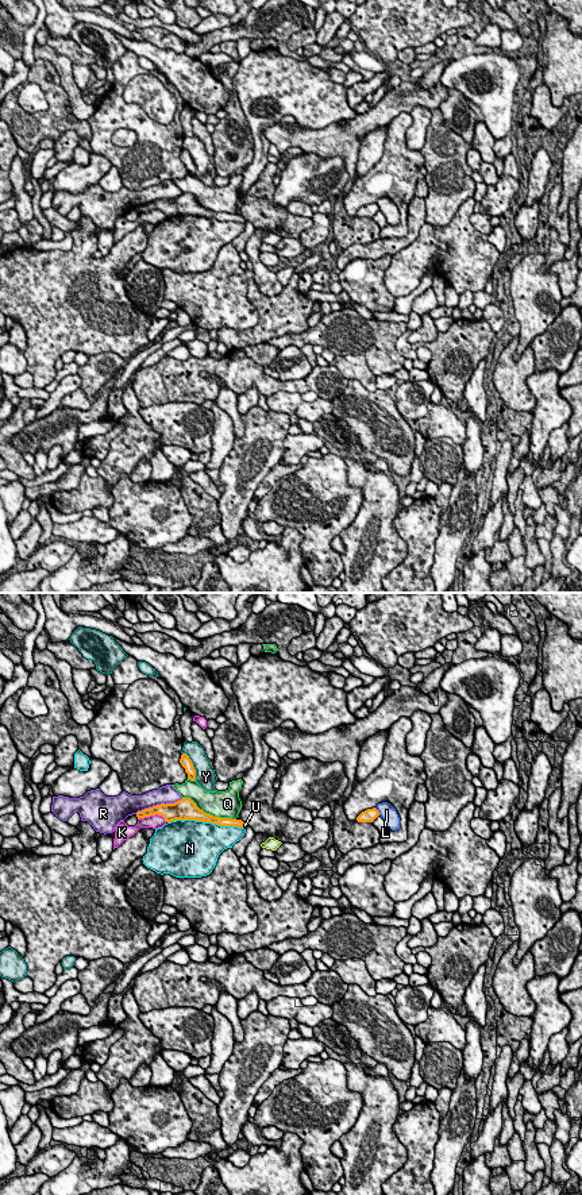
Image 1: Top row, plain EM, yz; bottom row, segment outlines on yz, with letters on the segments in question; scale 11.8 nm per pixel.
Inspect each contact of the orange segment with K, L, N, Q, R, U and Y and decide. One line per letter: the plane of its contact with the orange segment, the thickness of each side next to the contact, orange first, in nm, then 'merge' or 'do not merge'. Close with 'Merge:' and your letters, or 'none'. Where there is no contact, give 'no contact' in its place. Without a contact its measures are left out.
K: meets orange in yz; 220 nm thick on the orange side, 160 nm on the other; do not merge
L: meets orange in yz; 160 nm thick on the orange side, 180 nm on the other; do not merge
N: meets orange in yz; 220 nm thick on the orange side, 480 nm on the other; do not merge
Q: meets orange in yz; 200 nm thick on the orange side, 320 nm on the other; do not merge
R: meets orange in yz; 220 nm thick on the orange side, 220 nm on the other; do not merge
U: meets orange in yz; 100 nm thick on the orange side, 50 nm on the other; merge
Y: meets orange in yz; 130 nm thick on the orange side, 240 nm on the other; do not merge
Merge: U

